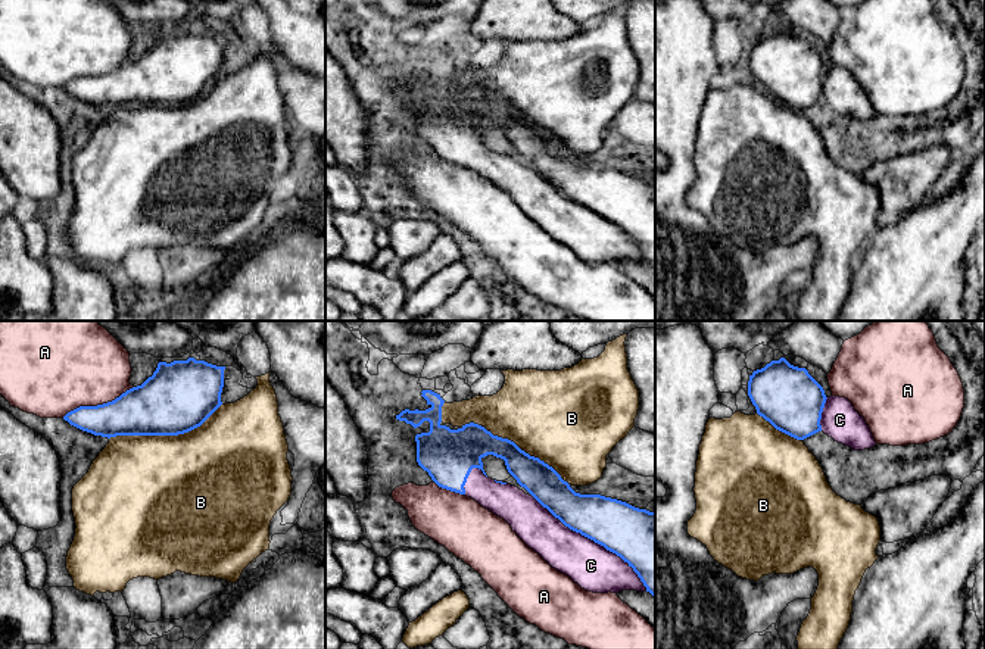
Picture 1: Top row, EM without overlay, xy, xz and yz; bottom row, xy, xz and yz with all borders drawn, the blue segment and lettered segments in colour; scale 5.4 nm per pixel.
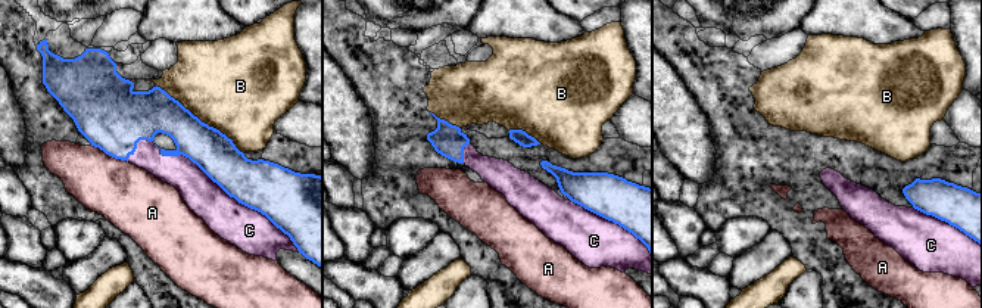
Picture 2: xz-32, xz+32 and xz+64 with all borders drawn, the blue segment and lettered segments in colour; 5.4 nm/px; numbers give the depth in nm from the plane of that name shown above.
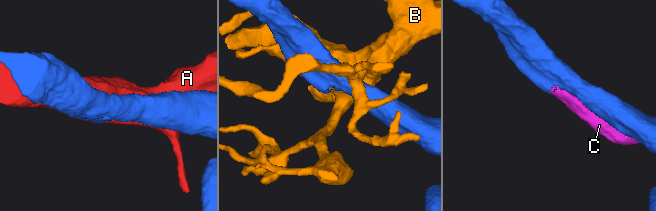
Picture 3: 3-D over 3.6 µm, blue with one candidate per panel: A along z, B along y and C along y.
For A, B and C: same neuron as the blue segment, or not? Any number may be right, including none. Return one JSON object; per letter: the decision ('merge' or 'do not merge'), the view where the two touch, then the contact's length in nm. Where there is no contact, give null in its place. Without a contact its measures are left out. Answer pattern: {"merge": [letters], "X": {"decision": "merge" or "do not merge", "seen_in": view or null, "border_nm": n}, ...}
{"merge": ["C"], "A": {"decision": "do not merge", "seen_in": "xy", "border_nm": 420}, "B": {"decision": "do not merge", "seen_in": "xy", "border_nm": 650}, "C": {"decision": "merge", "seen_in": "xz", "border_nm": 800}}

